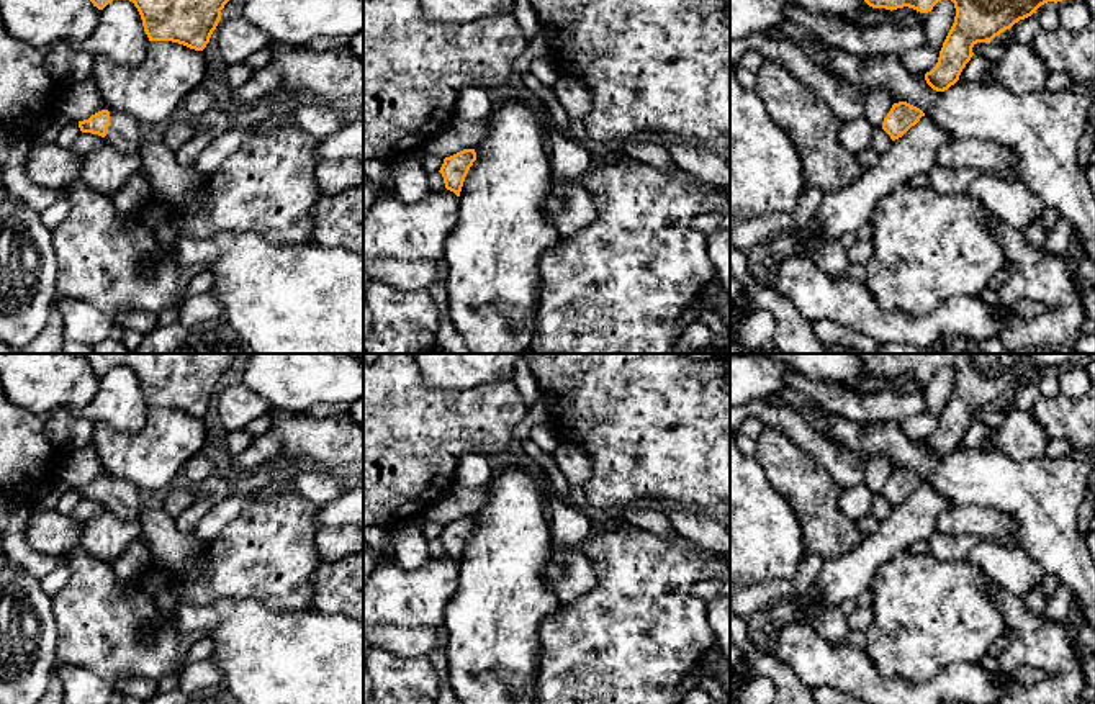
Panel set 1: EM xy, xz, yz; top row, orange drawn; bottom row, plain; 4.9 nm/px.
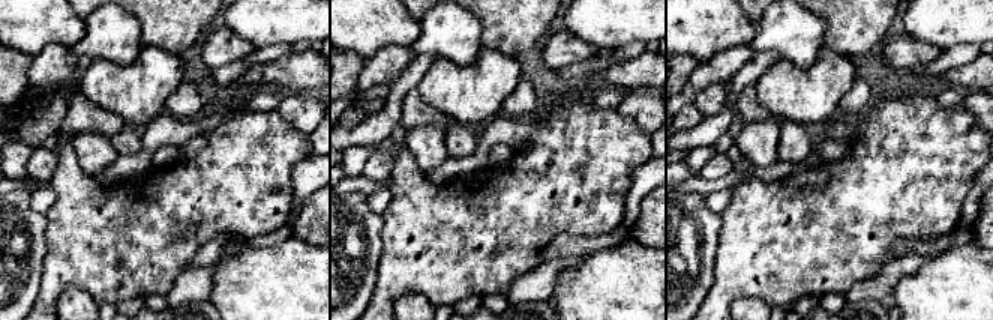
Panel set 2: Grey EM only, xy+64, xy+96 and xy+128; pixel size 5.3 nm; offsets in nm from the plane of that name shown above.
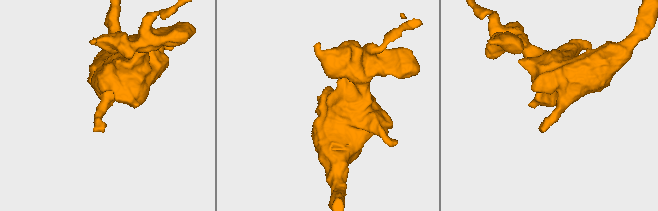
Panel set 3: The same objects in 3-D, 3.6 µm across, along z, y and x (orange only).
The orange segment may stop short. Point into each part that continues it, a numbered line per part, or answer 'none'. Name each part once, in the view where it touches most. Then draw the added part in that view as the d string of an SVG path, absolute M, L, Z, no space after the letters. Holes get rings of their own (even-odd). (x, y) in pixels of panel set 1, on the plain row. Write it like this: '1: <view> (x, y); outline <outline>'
1: xy (123, 500); outline M110 476L110 493L105 508L119 519L137 521L144 508L141 490L129 481Z

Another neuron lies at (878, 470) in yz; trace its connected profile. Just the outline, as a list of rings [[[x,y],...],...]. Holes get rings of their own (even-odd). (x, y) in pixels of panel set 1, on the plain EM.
[[[884,457],[869,458],[864,462],[864,485],[874,494],[879,494],[894,470],[892,463]]]

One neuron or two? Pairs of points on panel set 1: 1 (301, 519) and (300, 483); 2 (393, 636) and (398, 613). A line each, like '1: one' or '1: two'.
1: two
2: two

